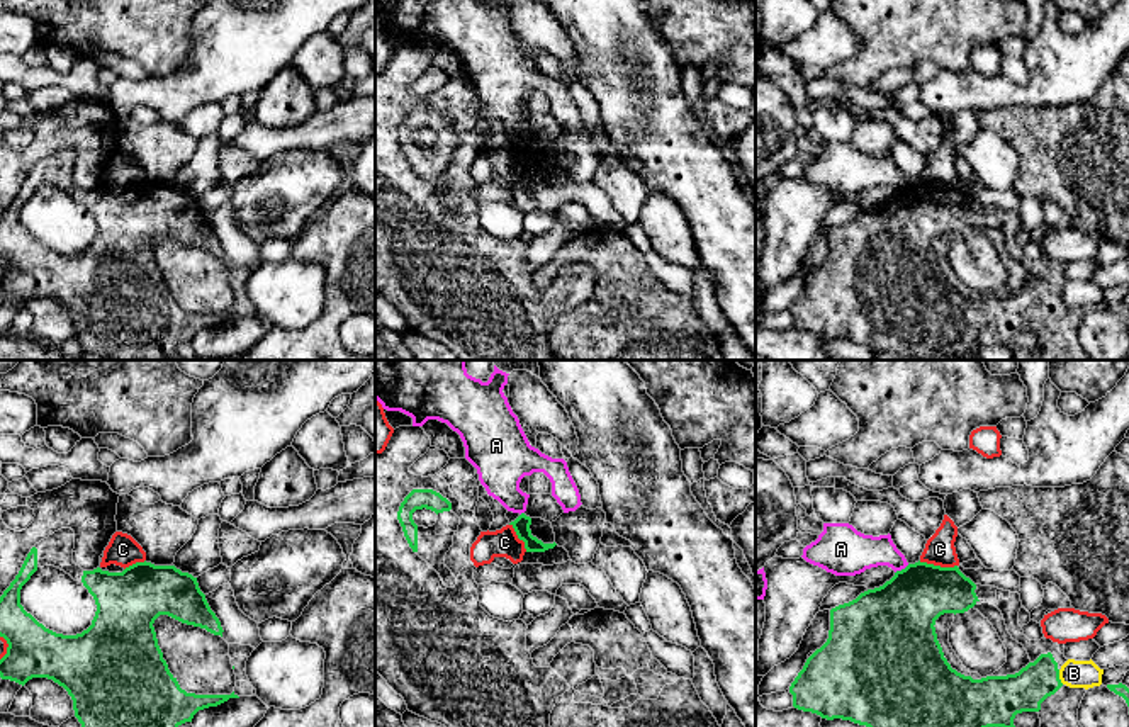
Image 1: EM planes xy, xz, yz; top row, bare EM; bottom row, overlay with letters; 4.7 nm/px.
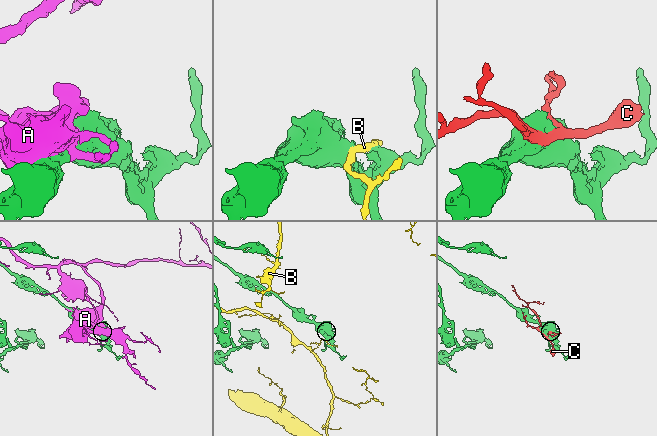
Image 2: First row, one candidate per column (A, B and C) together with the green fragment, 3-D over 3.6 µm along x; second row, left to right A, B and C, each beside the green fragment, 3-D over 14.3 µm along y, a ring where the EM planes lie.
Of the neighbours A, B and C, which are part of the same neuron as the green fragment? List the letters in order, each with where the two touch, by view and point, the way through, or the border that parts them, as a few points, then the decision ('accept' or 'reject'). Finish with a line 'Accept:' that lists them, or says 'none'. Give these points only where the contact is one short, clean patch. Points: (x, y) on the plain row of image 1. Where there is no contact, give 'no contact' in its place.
A: yz (902, 189) | reject
B: yz (1058, 296) | reject
C: yz (938, 185) | reject
Accept: none

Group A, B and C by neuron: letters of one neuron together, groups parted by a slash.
A / B / C

